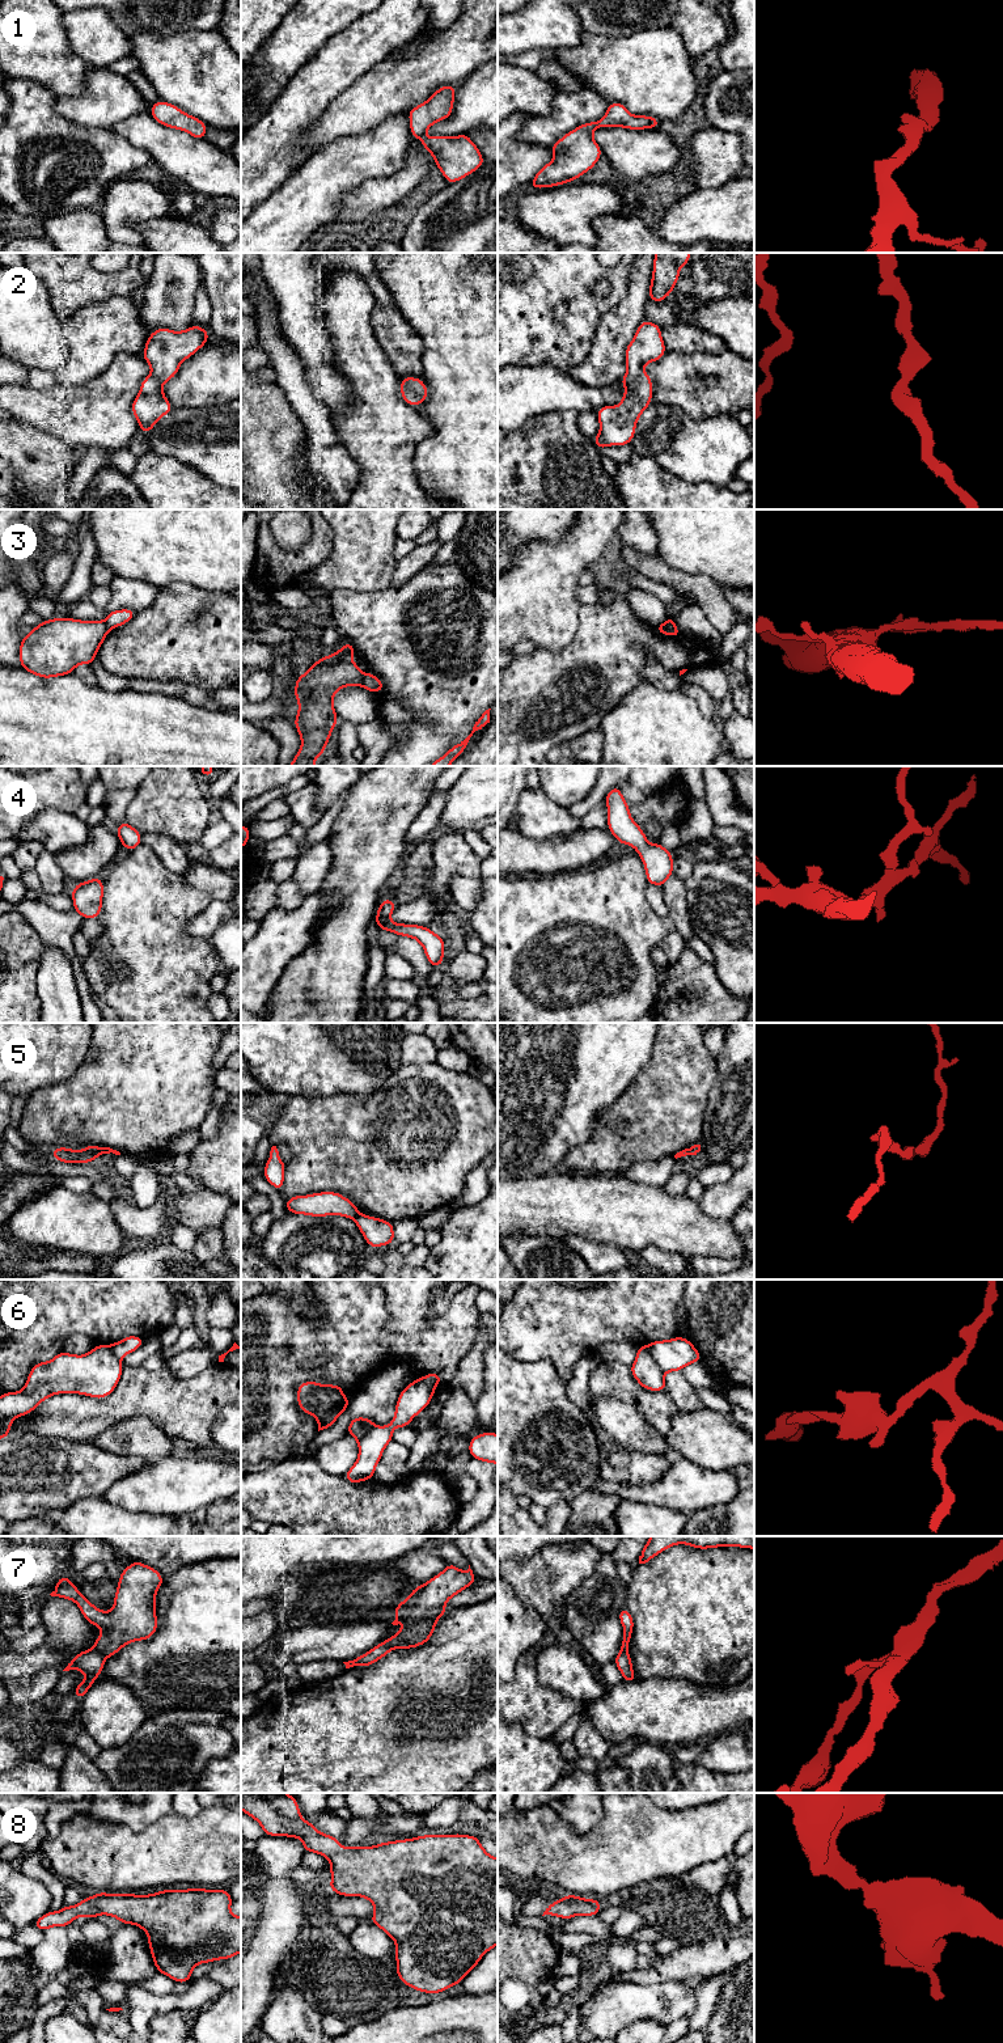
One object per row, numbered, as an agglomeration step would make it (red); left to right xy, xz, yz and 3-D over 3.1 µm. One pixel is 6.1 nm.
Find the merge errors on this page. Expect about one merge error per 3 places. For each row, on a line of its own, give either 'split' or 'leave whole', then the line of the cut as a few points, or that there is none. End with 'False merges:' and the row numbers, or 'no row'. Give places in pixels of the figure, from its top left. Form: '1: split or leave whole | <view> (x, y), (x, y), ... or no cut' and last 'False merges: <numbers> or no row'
1: leave whole | no cut
2: leave whole | no cut
3: split | xz (365, 675), (362, 685)
4: leave whole | no cut
5: split | xz (359, 1214), (354, 1219)
6: split | yz (646, 1345), (664, 1374)
7: split | xy (93, 1648), (105, 1657)
8: leave whole | no cut
False merges: 3, 5, 6, 7

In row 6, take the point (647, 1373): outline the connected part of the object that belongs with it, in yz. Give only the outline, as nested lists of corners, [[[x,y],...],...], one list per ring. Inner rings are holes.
[[[647,1345],[638,1346],[635,1362],[630,1371],[636,1382],[647,1391],[666,1391],[664,1372],[652,1358]]]

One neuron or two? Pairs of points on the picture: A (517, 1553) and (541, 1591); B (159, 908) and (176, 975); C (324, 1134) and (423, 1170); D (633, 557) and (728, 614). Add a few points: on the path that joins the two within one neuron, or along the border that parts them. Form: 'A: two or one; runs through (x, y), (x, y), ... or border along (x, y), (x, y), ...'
A: two; border along (541, 1549), (525, 1560), (511, 1561)
B: one; runs through (159, 925), (159, 957)
C: one; runs through (348, 1145), (372, 1151), (398, 1154)
D: one; runs through (656, 570), (684, 583), (697, 586), (705, 593)

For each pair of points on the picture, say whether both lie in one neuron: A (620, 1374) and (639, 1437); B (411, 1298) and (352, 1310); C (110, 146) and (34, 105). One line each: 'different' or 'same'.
A: different
B: different
C: same

